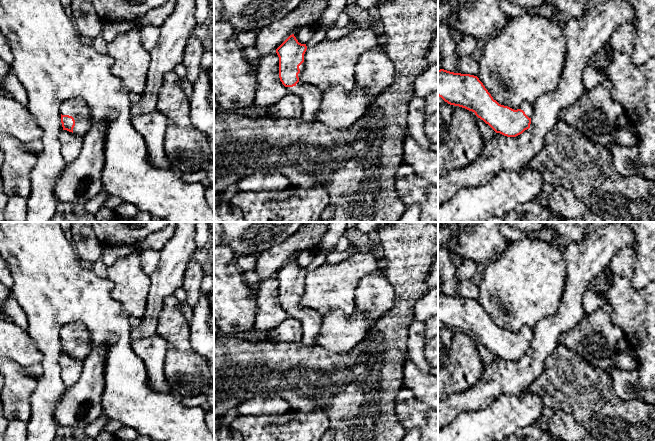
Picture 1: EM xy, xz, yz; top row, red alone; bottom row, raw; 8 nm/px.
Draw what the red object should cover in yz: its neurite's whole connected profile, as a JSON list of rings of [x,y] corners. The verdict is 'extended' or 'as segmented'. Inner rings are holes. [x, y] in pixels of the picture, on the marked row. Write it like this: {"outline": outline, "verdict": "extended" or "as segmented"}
{"outline": [[[438,70],[438,96],[450,105],[474,112],[504,136],[516,137],[530,128],[534,106],[524,102],[514,110],[499,104],[477,76]]], "verdict": "extended"}

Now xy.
{"outline": [[[67,101],[61,105],[61,123],[63,130],[83,137],[92,126],[92,115],[83,101]]], "verdict": "extended"}

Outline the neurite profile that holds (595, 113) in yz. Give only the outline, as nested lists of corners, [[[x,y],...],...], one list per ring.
[[[609,79],[604,80],[562,110],[559,120],[575,127],[584,135],[598,136],[617,128],[623,107],[612,98]]]

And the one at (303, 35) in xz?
[[[301,28],[295,31],[293,34],[301,44],[307,44],[313,37],[315,29],[313,28]]]

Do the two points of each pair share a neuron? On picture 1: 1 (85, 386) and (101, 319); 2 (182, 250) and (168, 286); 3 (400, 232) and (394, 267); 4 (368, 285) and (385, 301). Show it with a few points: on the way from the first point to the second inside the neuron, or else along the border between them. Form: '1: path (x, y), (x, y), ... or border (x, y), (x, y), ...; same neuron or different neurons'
1: border (94, 347), (99, 347), (106, 351), (103, 370); different neurons
2: path (174, 259), (168, 277); same neuron
3: path (400, 241), (400, 258); same neuron
4: path (372, 289), (381, 298); same neuron

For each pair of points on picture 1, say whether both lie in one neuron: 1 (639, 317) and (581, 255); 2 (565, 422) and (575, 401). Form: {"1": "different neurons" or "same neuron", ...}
{"1": "different neurons", "2": "different neurons"}

